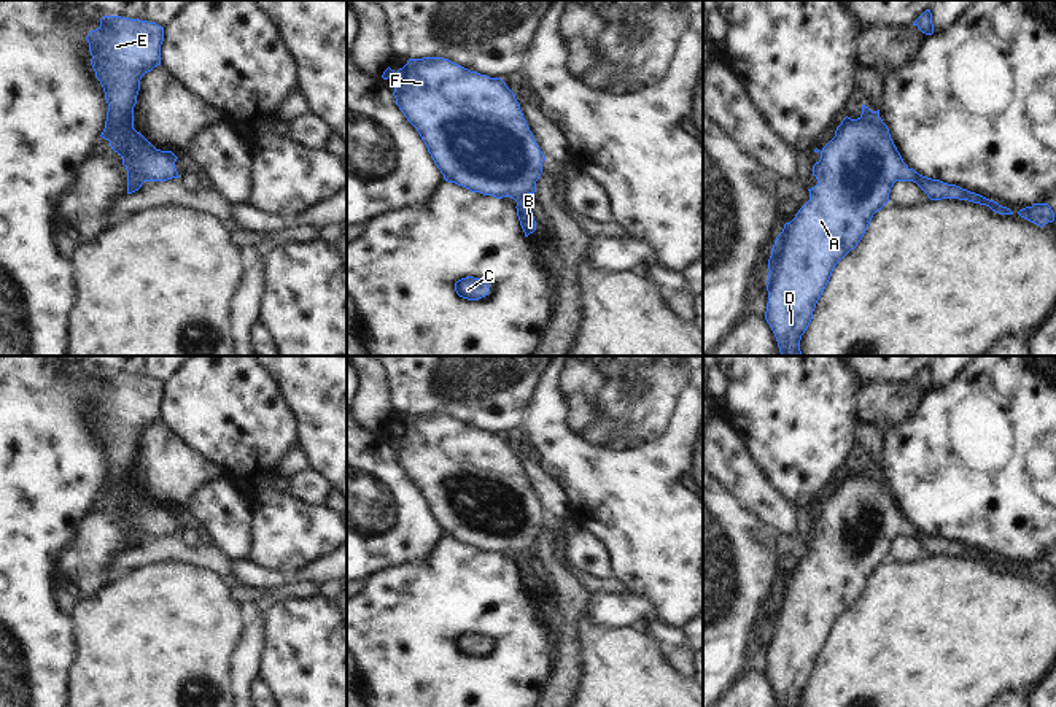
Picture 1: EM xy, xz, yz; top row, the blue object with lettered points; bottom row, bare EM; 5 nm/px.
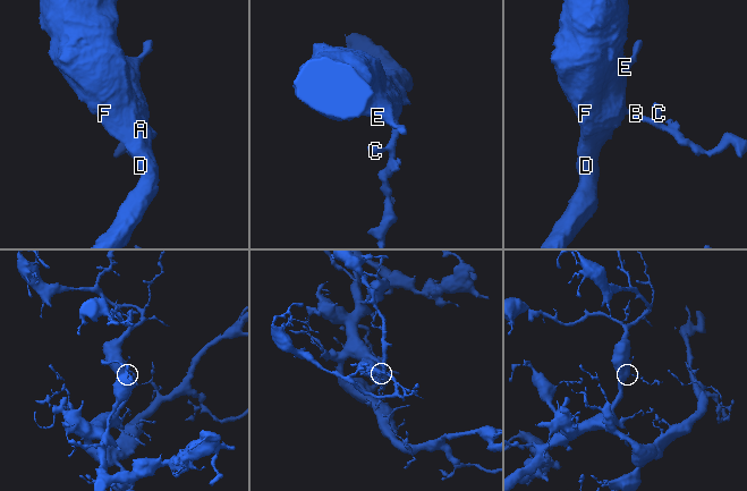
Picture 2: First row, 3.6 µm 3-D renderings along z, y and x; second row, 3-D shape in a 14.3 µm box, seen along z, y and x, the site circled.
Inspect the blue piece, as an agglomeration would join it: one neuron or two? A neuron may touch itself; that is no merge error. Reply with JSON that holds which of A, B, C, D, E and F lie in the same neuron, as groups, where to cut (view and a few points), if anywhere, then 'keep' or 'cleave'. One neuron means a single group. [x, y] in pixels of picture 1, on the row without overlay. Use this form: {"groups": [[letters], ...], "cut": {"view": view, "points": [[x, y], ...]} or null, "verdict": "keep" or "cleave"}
{"groups": [["A", "B", "C", "D", "E", "F"]], "cut": null, "verdict": "keep"}

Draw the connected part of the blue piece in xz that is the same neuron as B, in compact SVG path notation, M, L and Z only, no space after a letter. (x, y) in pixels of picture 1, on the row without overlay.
M442 413L409 415L396 429L388 423L382 431L391 432L396 461L420 489L444 535L471 548L514 554L525 593L533 589L536 577L526 551L536 548L545 512L506 438Z

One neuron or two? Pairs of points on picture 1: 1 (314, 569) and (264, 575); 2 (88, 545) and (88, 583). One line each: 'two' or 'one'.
1: one
2: one

